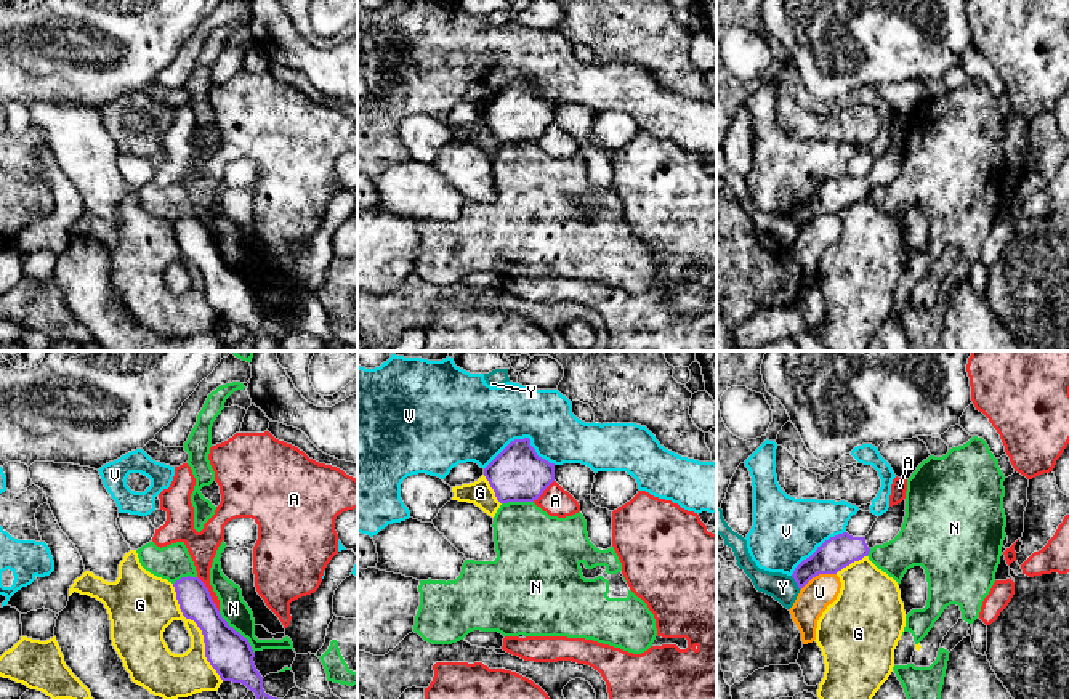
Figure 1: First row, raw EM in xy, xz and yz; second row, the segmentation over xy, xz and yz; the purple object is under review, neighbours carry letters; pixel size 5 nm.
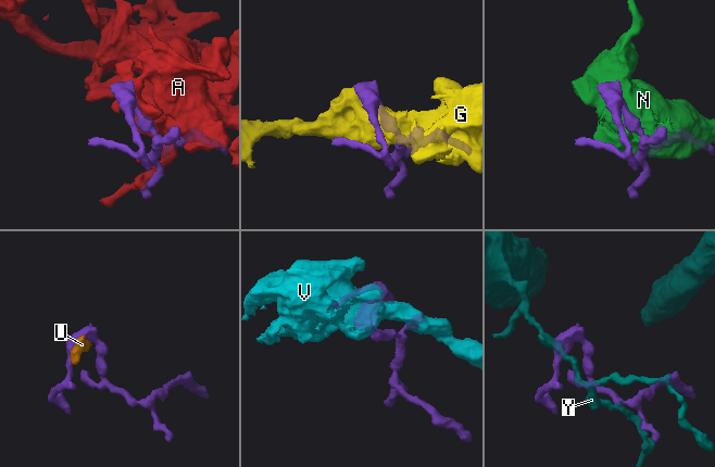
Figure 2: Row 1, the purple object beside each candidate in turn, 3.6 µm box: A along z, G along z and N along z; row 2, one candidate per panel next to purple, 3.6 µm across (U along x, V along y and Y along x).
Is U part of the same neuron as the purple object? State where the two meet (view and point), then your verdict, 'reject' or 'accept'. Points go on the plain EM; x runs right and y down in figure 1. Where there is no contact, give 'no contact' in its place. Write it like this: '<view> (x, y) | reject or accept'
yz (818, 215) | reject

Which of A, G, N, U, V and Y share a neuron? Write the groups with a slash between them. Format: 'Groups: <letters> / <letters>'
Groups: A U / G / N / V / Y

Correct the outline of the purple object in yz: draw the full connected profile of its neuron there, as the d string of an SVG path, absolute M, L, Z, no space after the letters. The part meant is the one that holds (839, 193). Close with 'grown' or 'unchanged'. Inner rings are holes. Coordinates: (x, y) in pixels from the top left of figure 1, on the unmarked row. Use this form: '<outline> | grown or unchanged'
M906 139L888 149L886 154L877 159L865 178L853 178L848 173L838 175L825 181L793 212L798 229L801 231L813 218L819 215L837 215L854 202L862 200L875 186L883 186L893 181L904 164Z | grown

